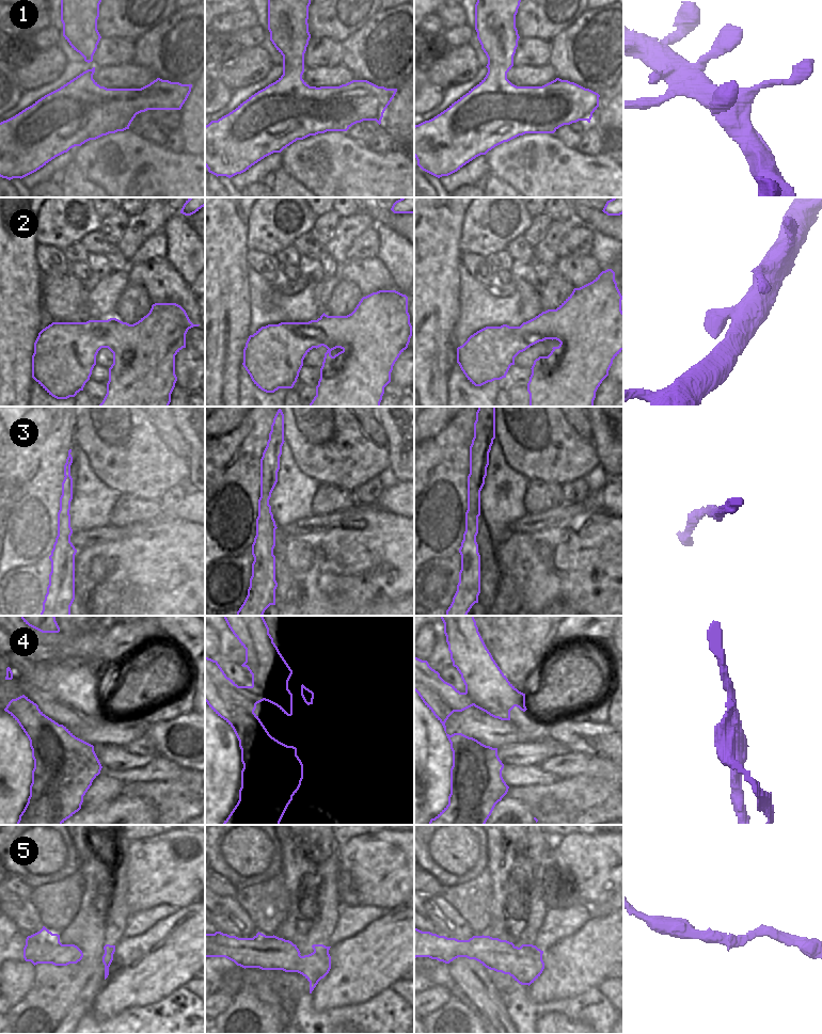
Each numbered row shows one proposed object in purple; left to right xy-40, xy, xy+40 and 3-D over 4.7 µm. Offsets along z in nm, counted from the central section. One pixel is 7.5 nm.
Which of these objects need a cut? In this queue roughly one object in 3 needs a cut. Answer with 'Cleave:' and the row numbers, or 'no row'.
Cleave: 4

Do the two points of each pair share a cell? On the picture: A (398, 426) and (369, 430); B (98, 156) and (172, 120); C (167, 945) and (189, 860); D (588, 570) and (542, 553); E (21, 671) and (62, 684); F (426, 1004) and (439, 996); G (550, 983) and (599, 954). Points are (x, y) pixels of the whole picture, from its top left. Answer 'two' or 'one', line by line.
A: two
B: two
C: two
D: one
E: two
F: one
G: one

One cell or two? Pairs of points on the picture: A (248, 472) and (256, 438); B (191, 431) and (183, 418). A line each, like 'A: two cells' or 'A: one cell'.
A: one cell
B: one cell

